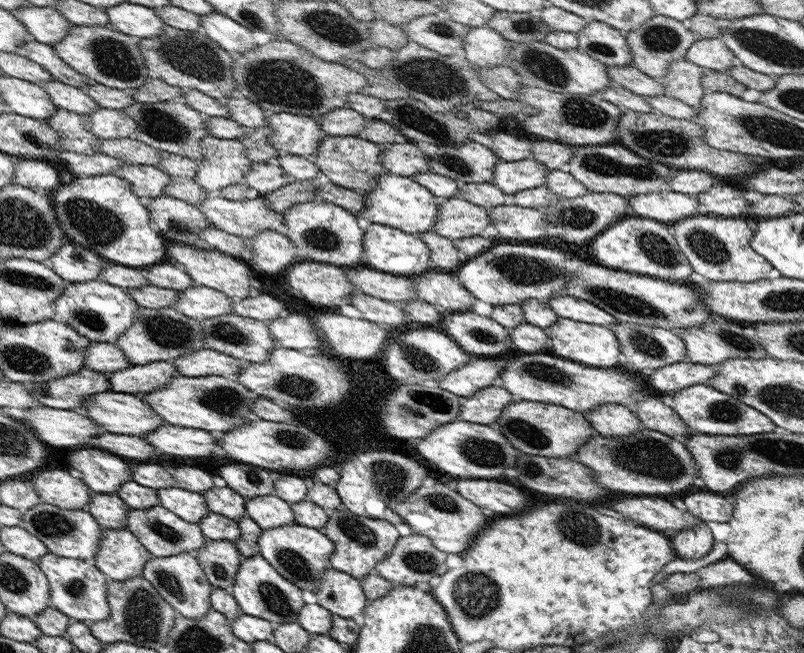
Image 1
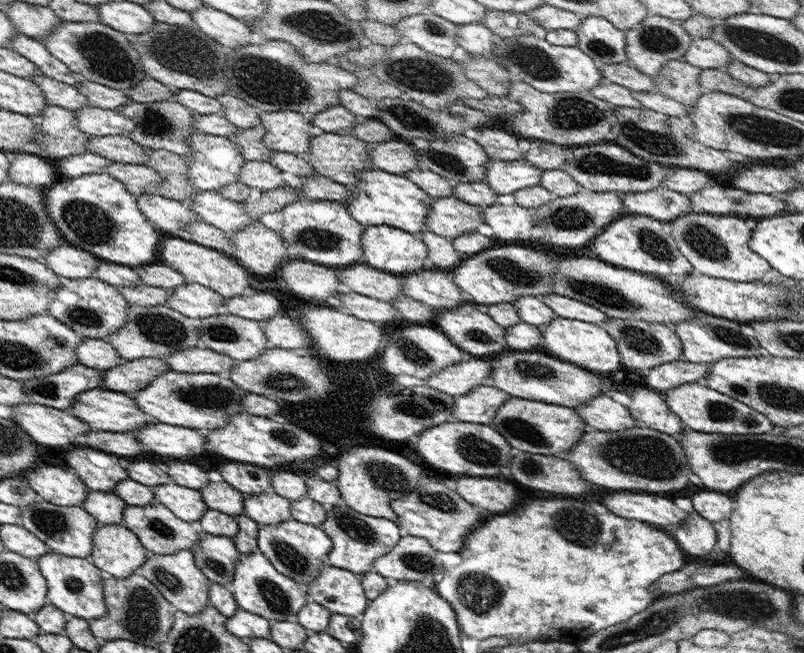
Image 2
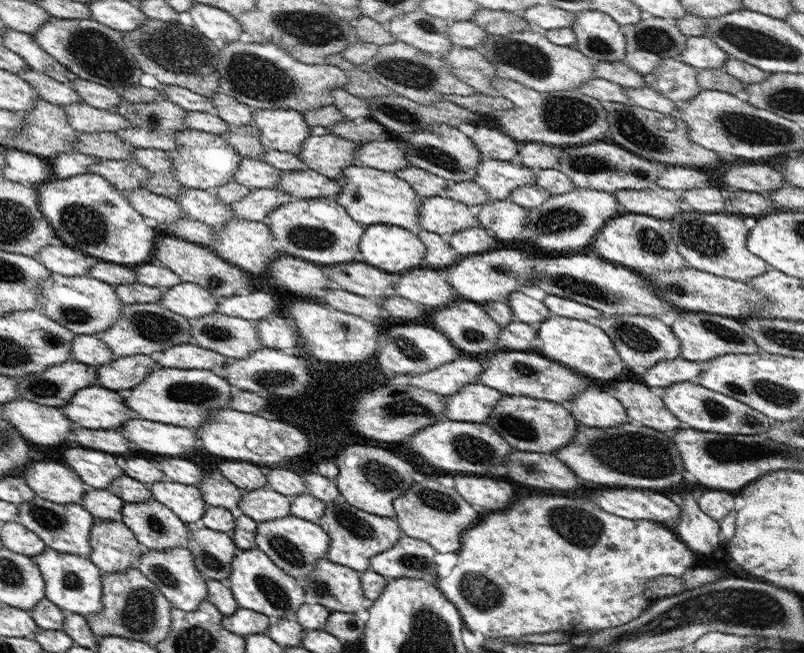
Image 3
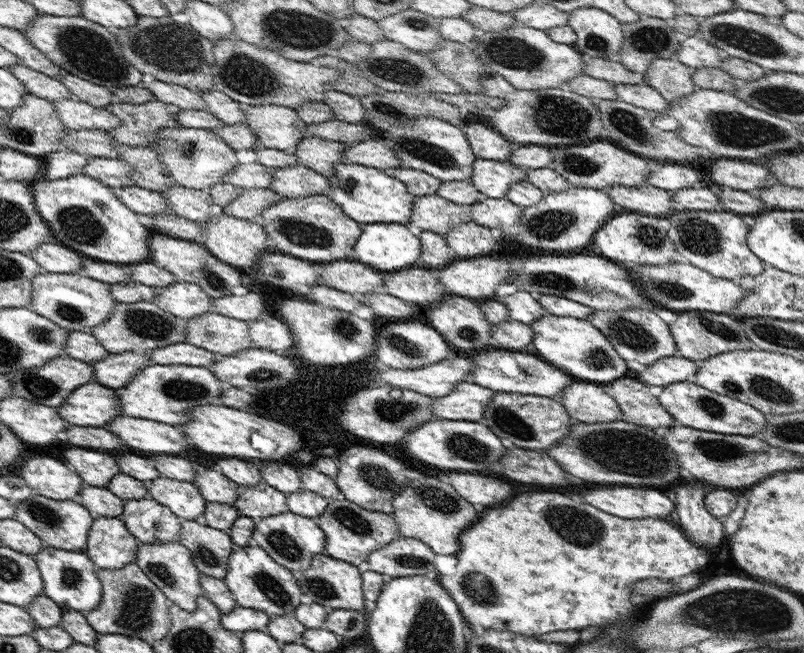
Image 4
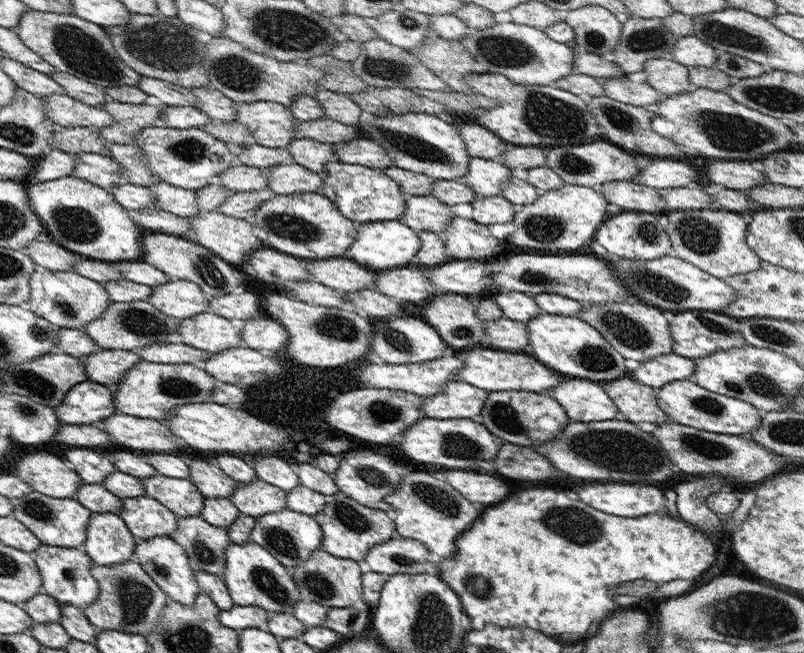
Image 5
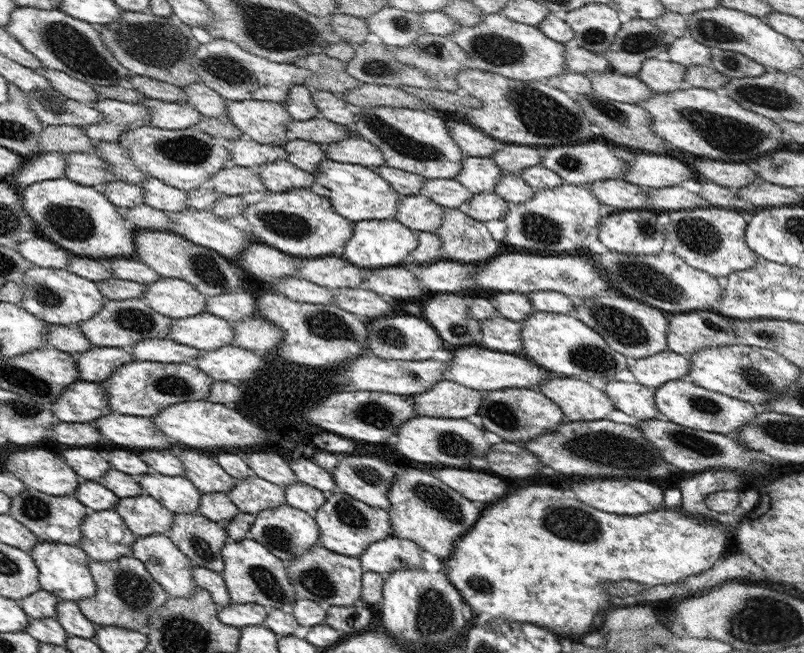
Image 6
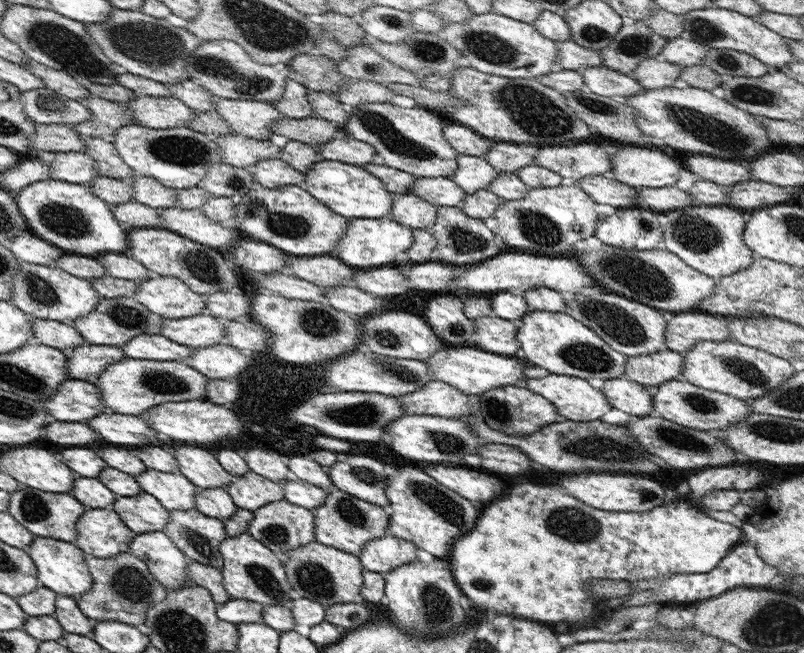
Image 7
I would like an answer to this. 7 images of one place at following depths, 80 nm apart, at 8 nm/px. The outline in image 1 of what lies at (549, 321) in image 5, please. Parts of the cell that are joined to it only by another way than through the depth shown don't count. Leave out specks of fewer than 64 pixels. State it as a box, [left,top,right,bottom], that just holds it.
[544,318,620,368]

